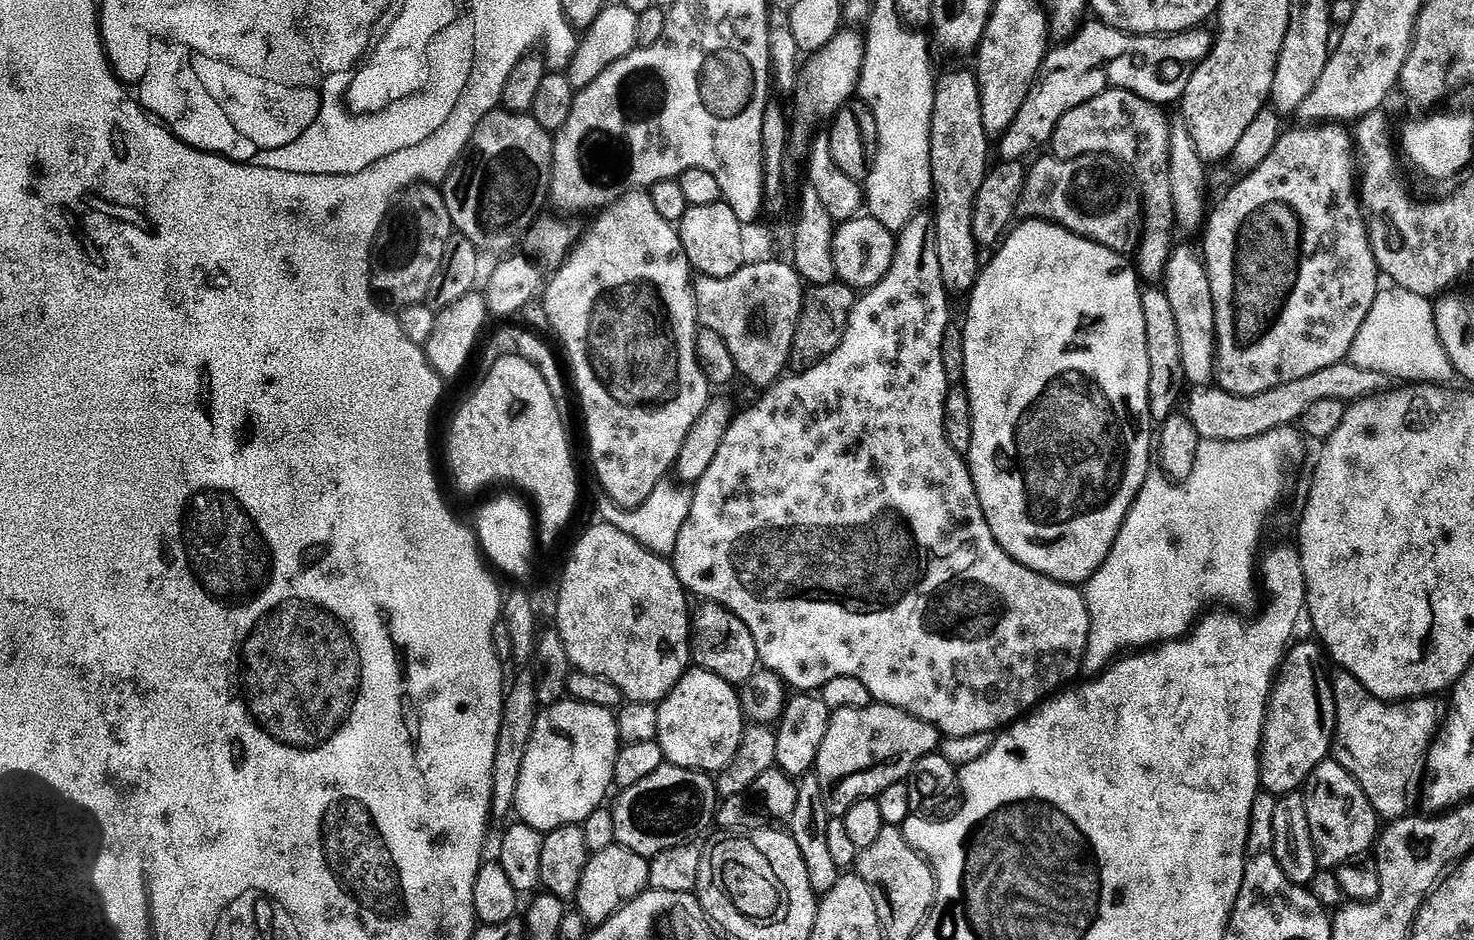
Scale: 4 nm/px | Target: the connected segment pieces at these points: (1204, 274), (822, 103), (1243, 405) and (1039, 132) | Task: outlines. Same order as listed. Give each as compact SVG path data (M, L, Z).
M1173 247L1168 264L1164 267L1162 290L1170 298L1174 322L1178 322L1178 342L1182 354L1184 379L1192 386L1208 386L1216 375L1216 319L1214 298L1210 294L1210 278L1203 259L1186 248Z
M840 30L833 36L832 40L820 52L811 57L808 65L803 65L802 71L794 89L796 96L796 108L800 111L800 117L796 120L796 126L790 132L790 144L794 149L807 149L810 144L808 135L812 132L812 127L819 120L827 121L836 115L841 108L849 103L851 96L855 97L858 92L860 82L860 71L864 65L864 41L865 37L860 36L856 30Z
M1298 378L1298 382L1274 386L1274 390L1262 390L1262 394L1254 396L1230 394L1219 386L1210 386L1205 390L1193 392L1196 393L1188 400L1188 416L1192 419L1201 441L1246 442L1250 438L1270 434L1270 430L1295 425L1312 405L1312 390L1310 380L1307 378Z
M1103 22L1095 23L1085 23L1075 36L1061 43L1064 44L1061 48L1053 47L1045 55L1043 71L1036 77L1032 88L1026 94L1026 102L1022 102L1022 110L1018 110L1008 131L999 137L1000 154L998 156L1000 160L1023 161L1024 155L1035 144L1047 145L1051 141L1058 122L1067 112L1074 110L1074 106L1082 106L1082 102L1090 102L1090 98L1107 92L1109 88L1121 88L1127 92L1133 92L1152 104L1175 105L1183 96L1192 77L1192 71L1210 54L1214 43L1213 33L1211 31L1208 33L1207 27L1204 26L1163 36L1129 36L1125 32L1117 31L1116 28L1108 27Z

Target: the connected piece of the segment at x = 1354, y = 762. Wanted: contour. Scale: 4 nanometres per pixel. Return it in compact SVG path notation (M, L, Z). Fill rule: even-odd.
M1343 679L1336 684L1336 696L1334 692L1336 728L1334 724L1331 755L1356 779L1377 817L1396 820L1408 806L1414 778L1417 779L1438 730L1437 701L1417 698L1407 702L1385 702L1369 696L1358 681Z

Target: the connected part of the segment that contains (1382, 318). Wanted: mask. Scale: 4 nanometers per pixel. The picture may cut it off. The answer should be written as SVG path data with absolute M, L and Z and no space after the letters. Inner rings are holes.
M1392 286L1376 293L1376 301L1362 322L1350 353L1356 369L1377 377L1393 376L1396 382L1415 382L1448 386L1453 383L1456 368L1450 362L1436 330L1434 304L1427 296L1410 294L1410 290Z

